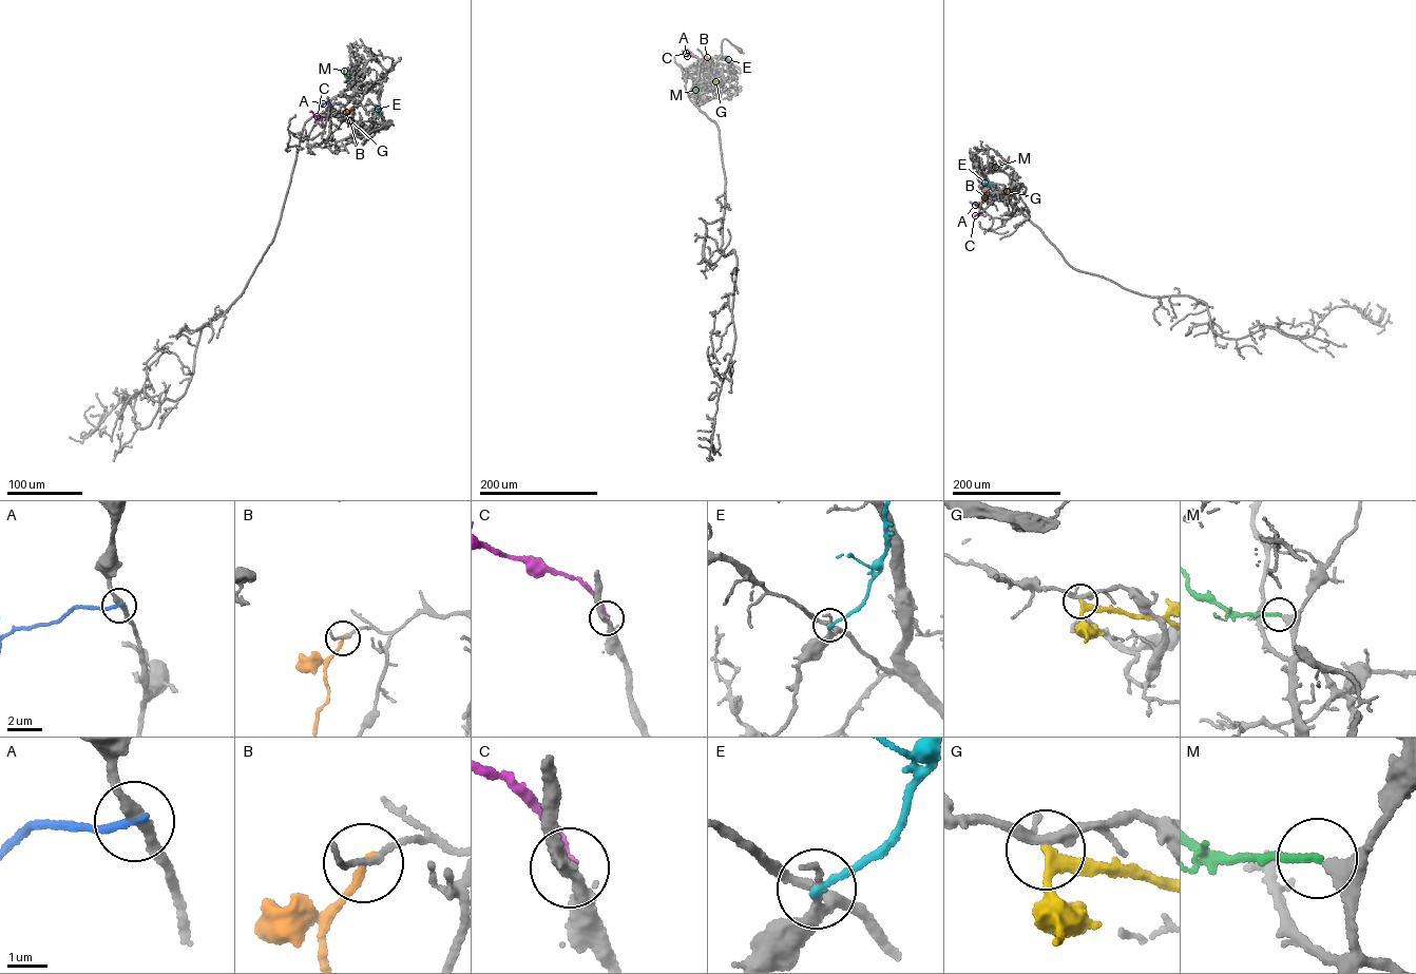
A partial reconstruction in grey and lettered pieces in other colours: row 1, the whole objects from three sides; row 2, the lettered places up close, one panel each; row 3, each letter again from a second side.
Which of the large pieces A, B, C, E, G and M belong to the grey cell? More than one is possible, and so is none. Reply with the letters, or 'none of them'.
M

